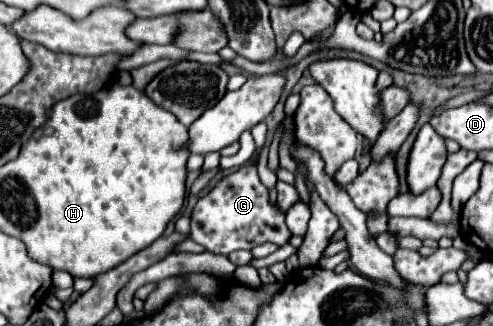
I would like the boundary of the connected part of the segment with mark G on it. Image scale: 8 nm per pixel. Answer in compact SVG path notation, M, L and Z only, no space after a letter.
M244 164L218 180L210 192L198 200L192 212L190 238L214 254L228 256L234 250L252 250L256 244L264 244L264 240L284 246L290 236L292 232L288 232L284 212L268 202L268 188L260 182L258 170L252 164Z

